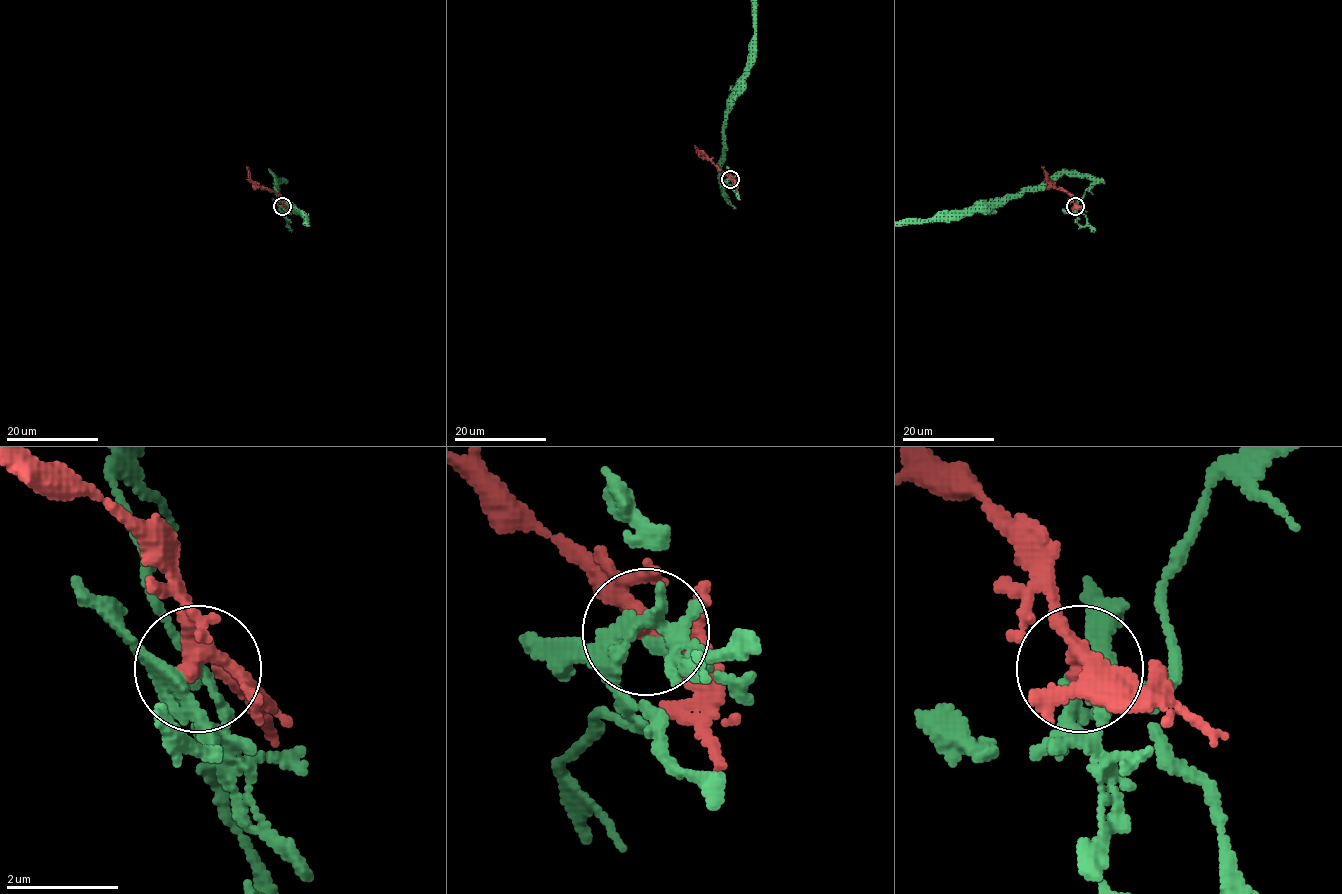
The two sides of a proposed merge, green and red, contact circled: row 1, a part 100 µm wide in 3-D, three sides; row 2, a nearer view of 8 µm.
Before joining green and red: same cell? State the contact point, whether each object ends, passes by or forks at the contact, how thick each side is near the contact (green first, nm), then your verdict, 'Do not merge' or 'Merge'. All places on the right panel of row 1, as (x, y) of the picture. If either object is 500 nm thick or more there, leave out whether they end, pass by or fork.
Place: (1075, 206). At the ring green ends. At the ring red passes by. Thickness 170 nm (green) against 280 nm. Merge

